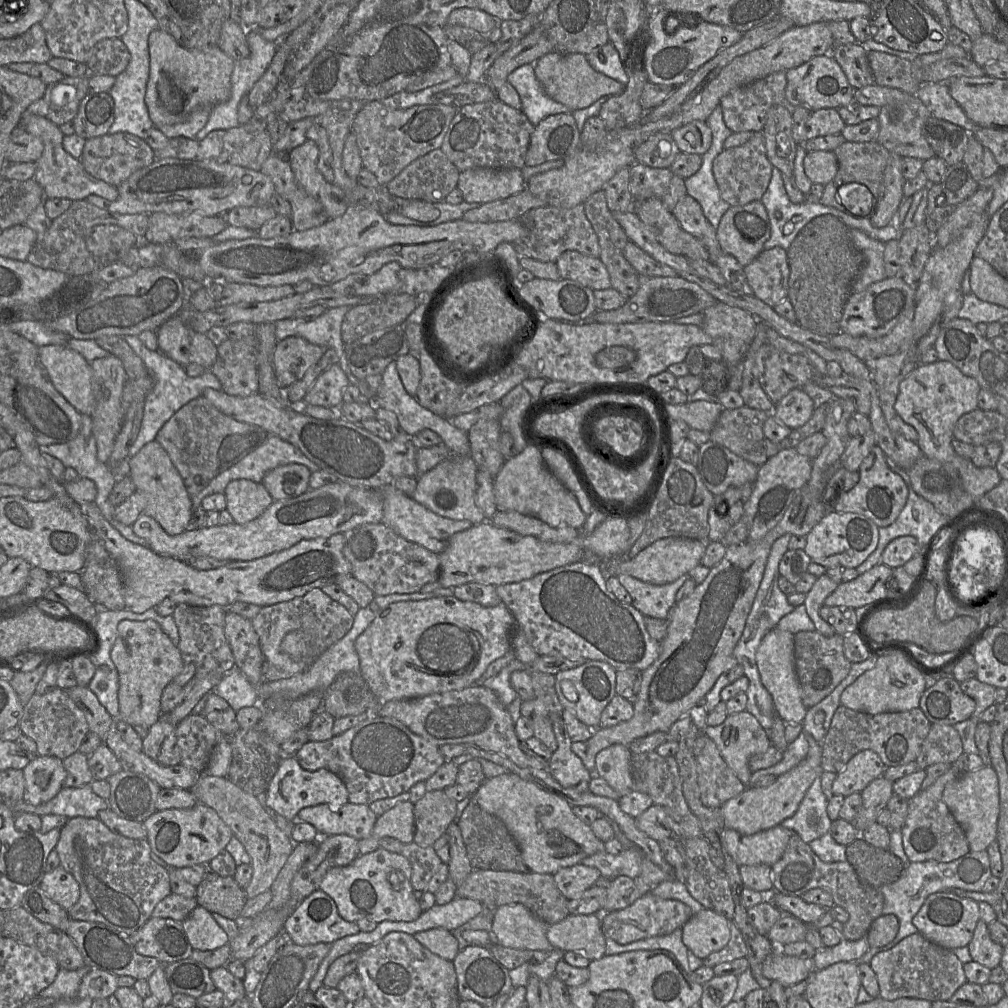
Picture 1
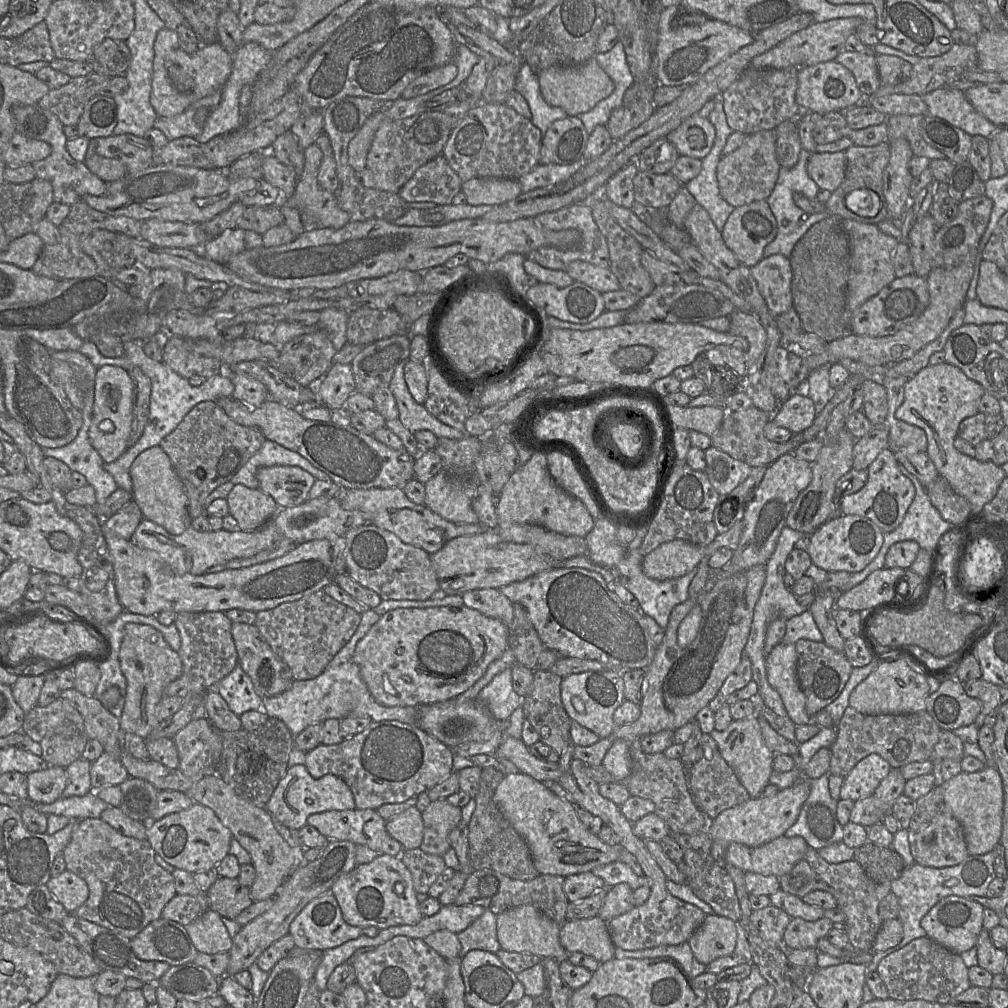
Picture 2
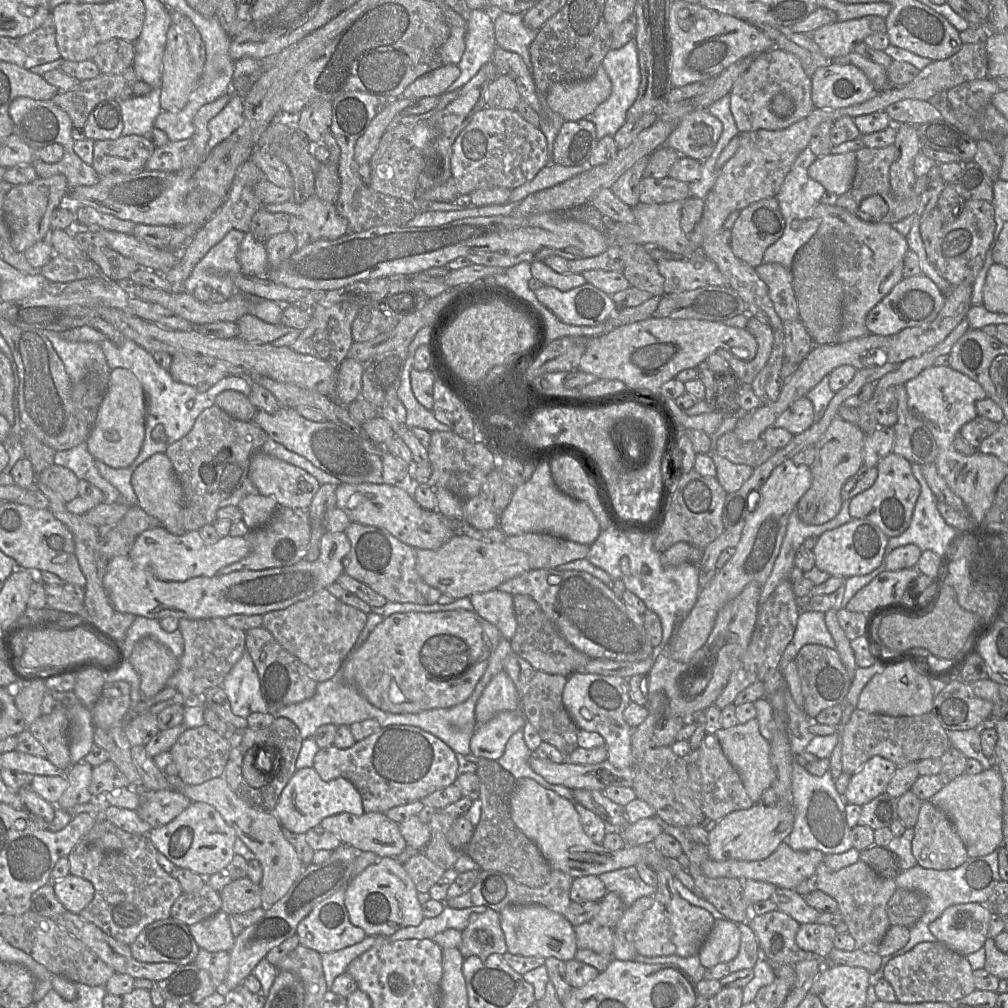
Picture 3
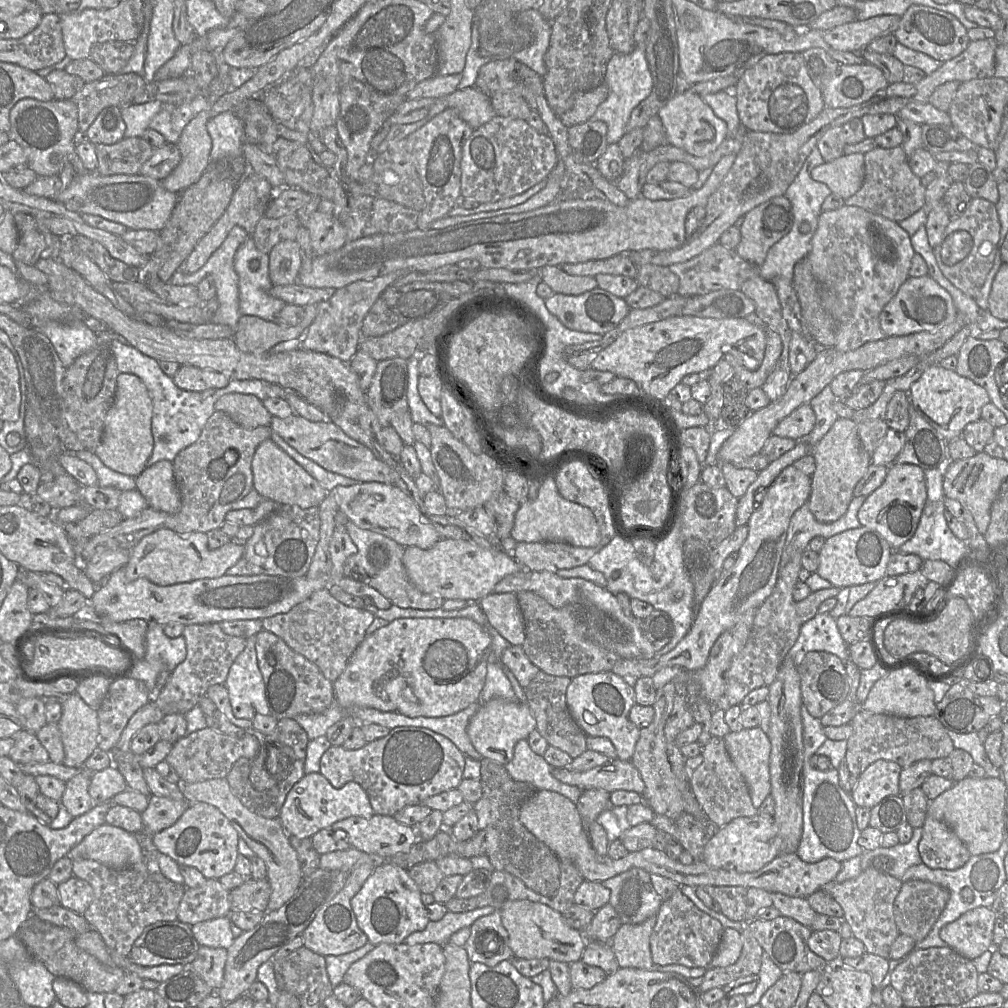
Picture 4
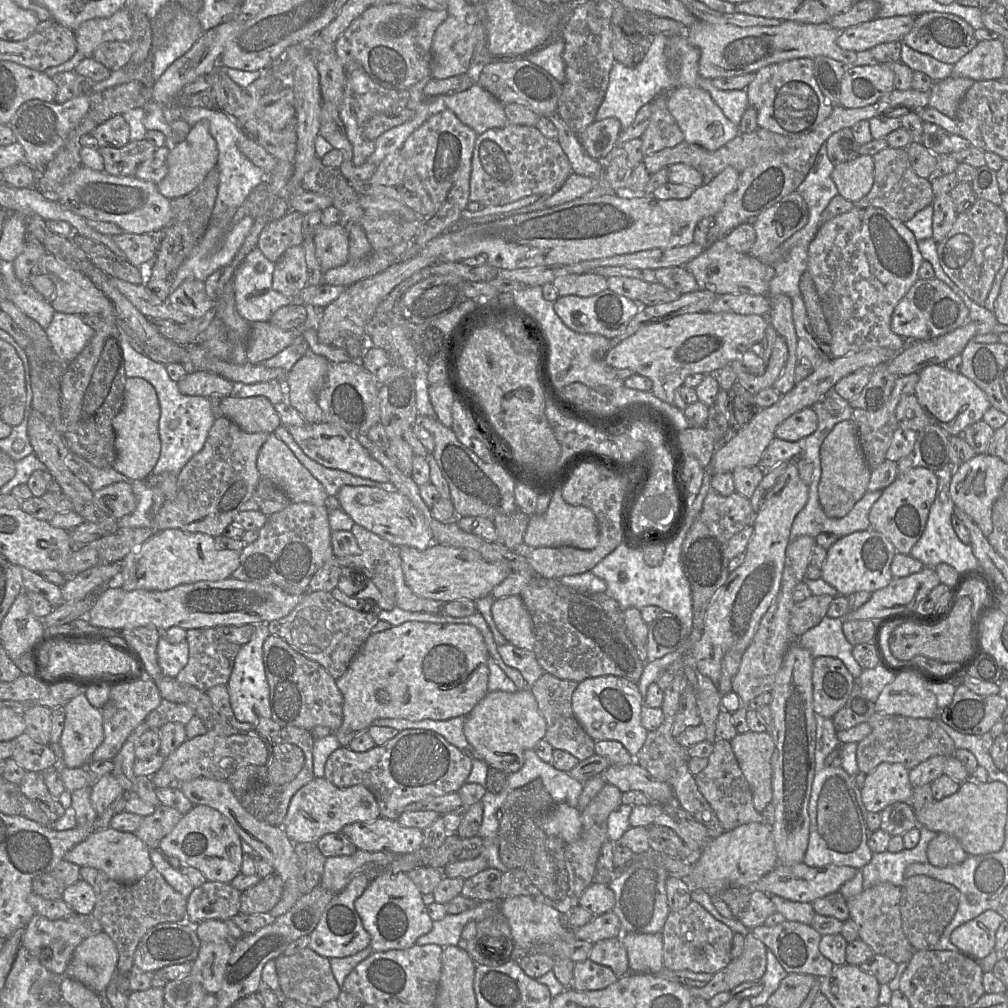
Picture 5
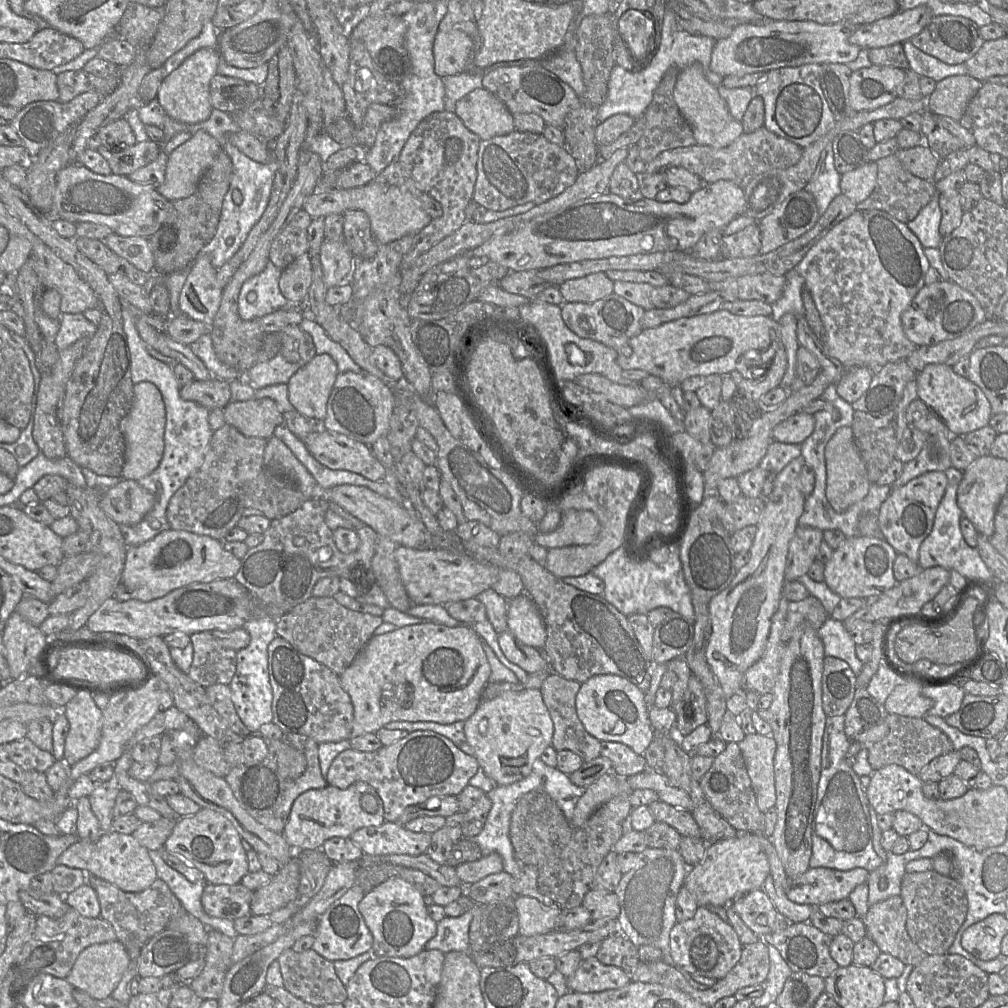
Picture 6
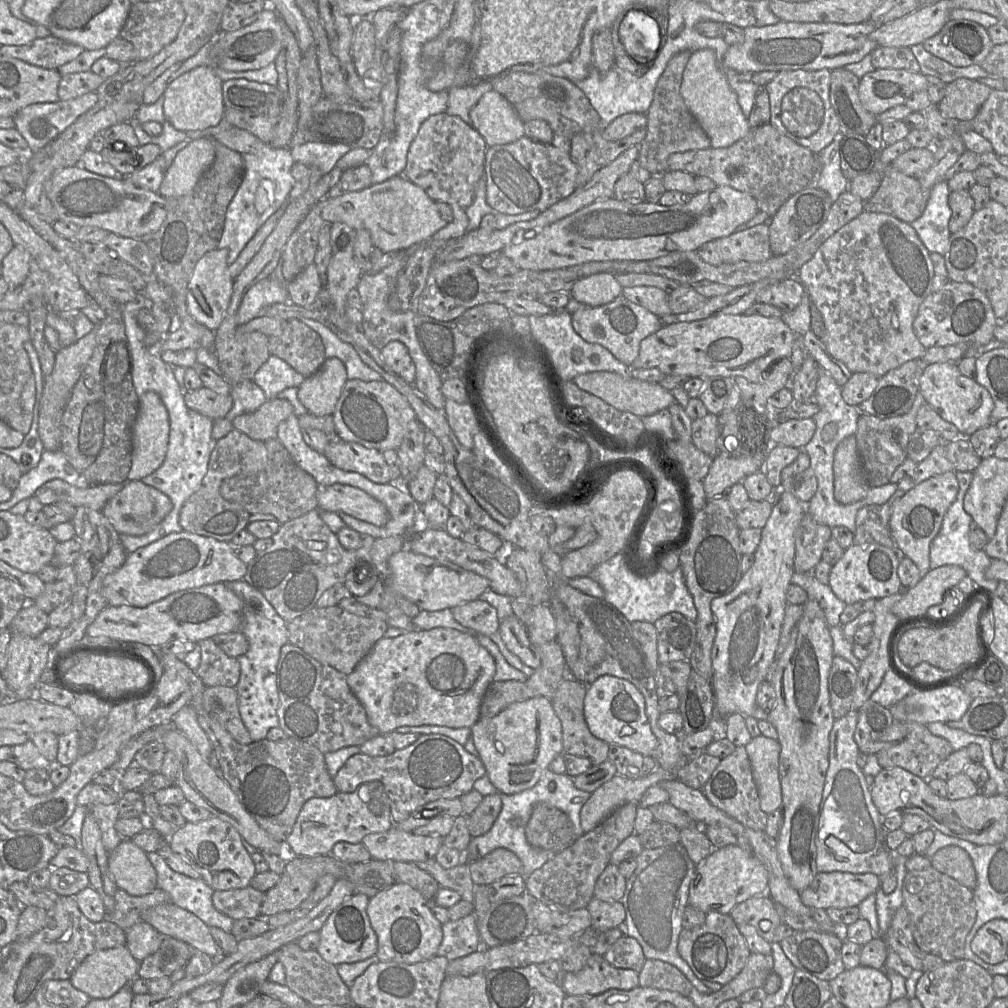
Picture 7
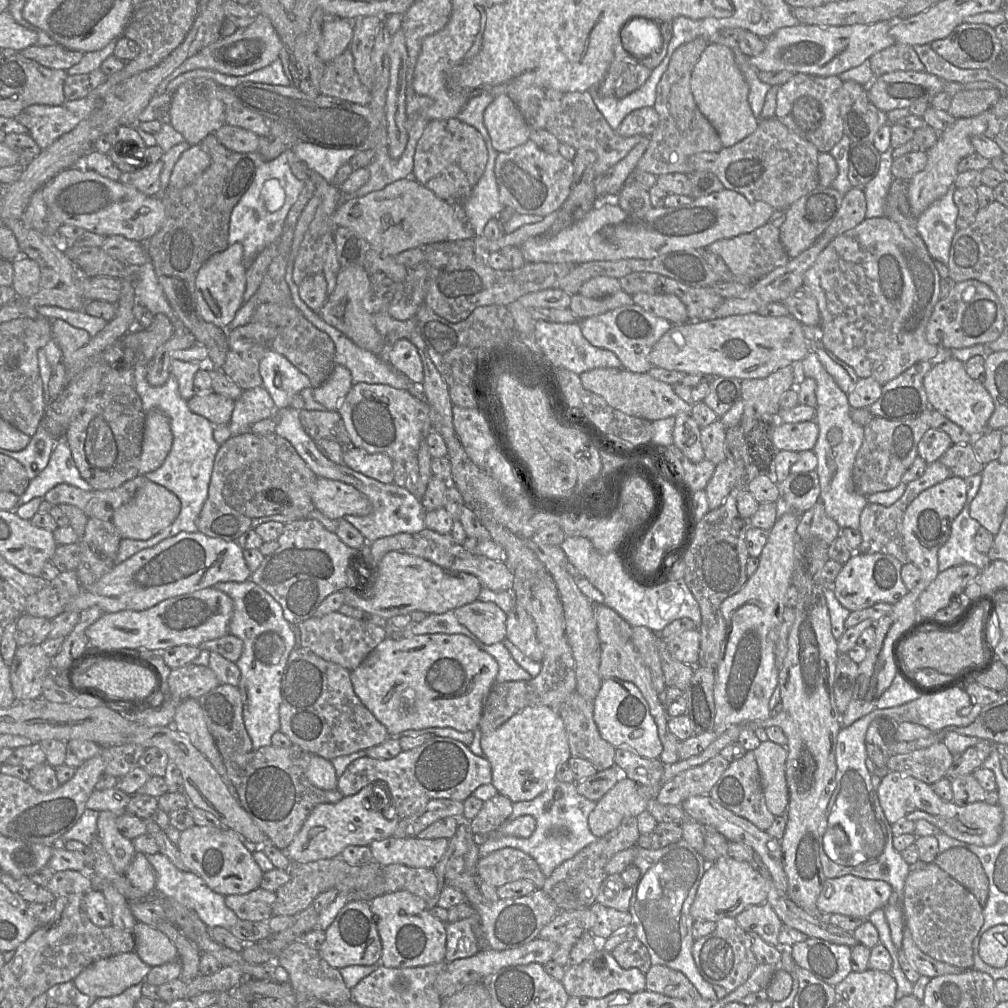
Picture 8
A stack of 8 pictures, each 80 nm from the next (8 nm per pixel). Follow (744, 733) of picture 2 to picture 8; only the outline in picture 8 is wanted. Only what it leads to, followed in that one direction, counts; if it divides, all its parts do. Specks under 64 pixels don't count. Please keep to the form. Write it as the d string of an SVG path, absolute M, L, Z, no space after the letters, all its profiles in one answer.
M770 740L761 742L753 751L761 777L761 785L769 811L785 815L788 807L788 788L785 777L787 749Z

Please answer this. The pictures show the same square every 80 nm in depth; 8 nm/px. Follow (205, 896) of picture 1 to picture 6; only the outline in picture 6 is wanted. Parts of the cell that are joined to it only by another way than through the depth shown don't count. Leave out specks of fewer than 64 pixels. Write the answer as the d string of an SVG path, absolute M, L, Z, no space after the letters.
M296 857L282 866L271 881L253 891L250 904L252 916L269 916L293 901L298 892L300 866Z

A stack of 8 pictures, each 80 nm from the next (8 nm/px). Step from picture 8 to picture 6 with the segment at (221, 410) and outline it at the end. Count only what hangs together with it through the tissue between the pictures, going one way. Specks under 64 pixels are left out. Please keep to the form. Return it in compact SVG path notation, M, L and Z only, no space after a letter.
M216 377L207 381L194 380L191 384L182 386L180 396L183 400L198 403L209 411L223 409L232 401L228 382Z

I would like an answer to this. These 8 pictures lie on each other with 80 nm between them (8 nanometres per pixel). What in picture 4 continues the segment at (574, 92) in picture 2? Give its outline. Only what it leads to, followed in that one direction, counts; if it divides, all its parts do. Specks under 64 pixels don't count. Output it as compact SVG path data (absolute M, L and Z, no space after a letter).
M606 82L590 91L578 93L571 109L559 118L566 127L586 122L596 112L598 106L606 100L607 96L608 85Z

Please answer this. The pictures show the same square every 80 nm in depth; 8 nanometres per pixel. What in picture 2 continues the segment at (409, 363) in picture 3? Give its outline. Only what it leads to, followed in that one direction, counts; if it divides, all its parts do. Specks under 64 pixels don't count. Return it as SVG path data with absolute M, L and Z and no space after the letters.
M403 360L396 367L388 385L395 397L401 423L412 433L418 430L429 430L437 438L462 439L468 436L466 431L459 431L442 423L430 414L423 404L414 400L404 378L404 365L407 360Z

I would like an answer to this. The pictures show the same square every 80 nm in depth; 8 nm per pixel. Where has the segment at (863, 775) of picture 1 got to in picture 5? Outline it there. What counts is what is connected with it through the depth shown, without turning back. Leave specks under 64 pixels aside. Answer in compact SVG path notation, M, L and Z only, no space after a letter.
M884 762L867 774L860 790L866 809L878 813L896 802L904 802L912 807L914 787L909 779L909 771L902 764Z

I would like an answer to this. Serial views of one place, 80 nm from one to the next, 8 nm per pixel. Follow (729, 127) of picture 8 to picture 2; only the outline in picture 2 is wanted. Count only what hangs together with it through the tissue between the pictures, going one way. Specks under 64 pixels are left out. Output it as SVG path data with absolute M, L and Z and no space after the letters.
M695 113L671 131L666 138L680 155L702 159L710 152L715 135L715 127L709 119Z

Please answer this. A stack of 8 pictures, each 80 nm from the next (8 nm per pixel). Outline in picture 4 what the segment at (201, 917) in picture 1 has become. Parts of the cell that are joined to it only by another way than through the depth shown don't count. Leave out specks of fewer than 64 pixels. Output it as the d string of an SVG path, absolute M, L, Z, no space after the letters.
M229 916L202 921L191 925L200 946L228 949L234 942Z

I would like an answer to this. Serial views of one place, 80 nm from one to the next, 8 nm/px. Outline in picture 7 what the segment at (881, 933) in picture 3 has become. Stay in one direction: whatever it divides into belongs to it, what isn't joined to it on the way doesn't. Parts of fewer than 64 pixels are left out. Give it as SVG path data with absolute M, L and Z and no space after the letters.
M904 906L895 912L890 927L882 939L889 951L898 954L902 961L914 970L926 972L945 963L938 956L924 952L918 947L912 935L909 913Z

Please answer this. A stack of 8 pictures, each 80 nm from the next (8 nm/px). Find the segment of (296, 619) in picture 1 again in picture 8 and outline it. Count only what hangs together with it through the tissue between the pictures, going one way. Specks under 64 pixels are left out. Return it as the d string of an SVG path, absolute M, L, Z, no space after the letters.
M331 612L322 617L310 617L297 624L300 630L300 647L310 650L322 659L336 663L350 672L356 669L386 637L382 626Z

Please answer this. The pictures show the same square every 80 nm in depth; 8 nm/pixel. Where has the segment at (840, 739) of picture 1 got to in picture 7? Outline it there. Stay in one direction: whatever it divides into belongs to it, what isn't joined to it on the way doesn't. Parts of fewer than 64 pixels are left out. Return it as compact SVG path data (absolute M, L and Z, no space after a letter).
M917 722L905 724L907 726L905 738L892 747L881 750L876 754L879 764L882 768L903 768L925 780L933 778L932 773L936 767L952 753L953 748L946 739L933 735L927 725Z

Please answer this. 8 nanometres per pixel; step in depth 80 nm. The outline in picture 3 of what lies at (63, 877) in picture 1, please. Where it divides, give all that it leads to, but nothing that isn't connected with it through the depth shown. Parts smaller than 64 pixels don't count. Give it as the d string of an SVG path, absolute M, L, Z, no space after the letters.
M69 874L52 884L57 899L74 914L79 914L94 897L93 884L82 877Z

